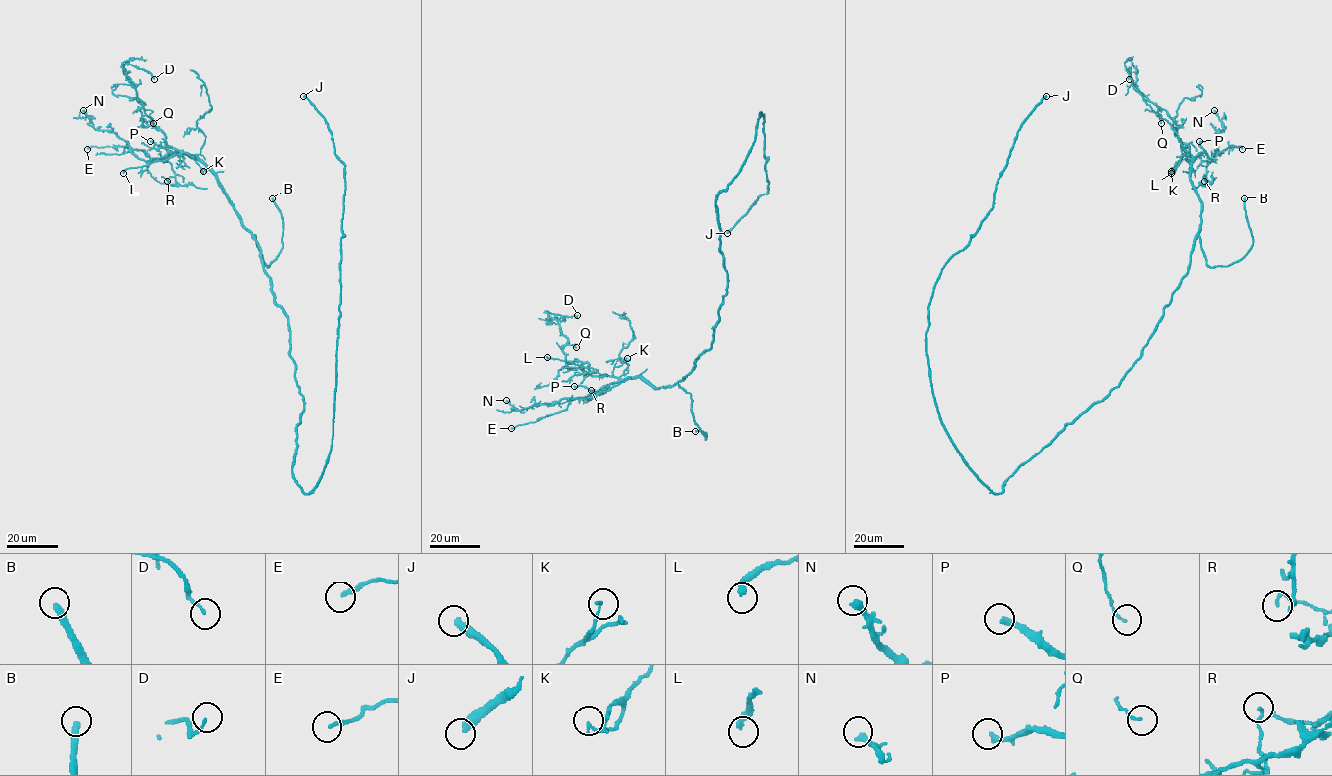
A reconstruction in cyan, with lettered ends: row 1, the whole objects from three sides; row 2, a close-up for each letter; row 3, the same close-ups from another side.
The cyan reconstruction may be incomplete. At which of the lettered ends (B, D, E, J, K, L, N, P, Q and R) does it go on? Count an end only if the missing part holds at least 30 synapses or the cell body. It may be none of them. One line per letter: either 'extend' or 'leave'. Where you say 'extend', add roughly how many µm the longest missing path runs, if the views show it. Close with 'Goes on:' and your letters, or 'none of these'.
B: extend | 15 µm
D: leave
E: leave
J: extend | 120 µm
K: leave
L: leave
N: leave
P: extend | 50 µm
Q: leave
R: leave
Goes on: B, J, P

